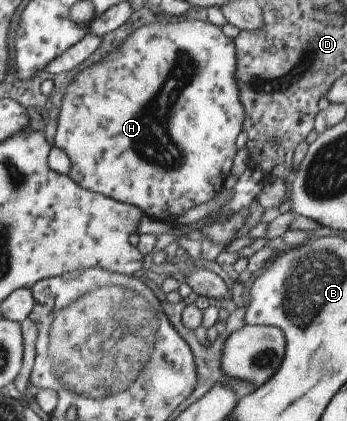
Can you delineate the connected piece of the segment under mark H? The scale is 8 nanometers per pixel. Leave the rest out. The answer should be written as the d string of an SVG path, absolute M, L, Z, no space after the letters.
M162 18L156 23L148 23L131 33L124 41L103 56L97 63L86 67L73 77L73 81L66 87L59 110L58 128L54 141L56 147L67 153L71 161L70 177L73 177L84 189L91 189L95 193L103 193L117 201L139 207L146 215L165 222L171 222L183 215L187 209L207 203L217 193L223 190L225 179L231 174L235 162L235 137L243 122L243 107L239 103L239 88L235 85L235 69L237 68L237 54L235 41L223 33L221 27L209 22L195 21L190 18L178 18L173 23L170 18Z

